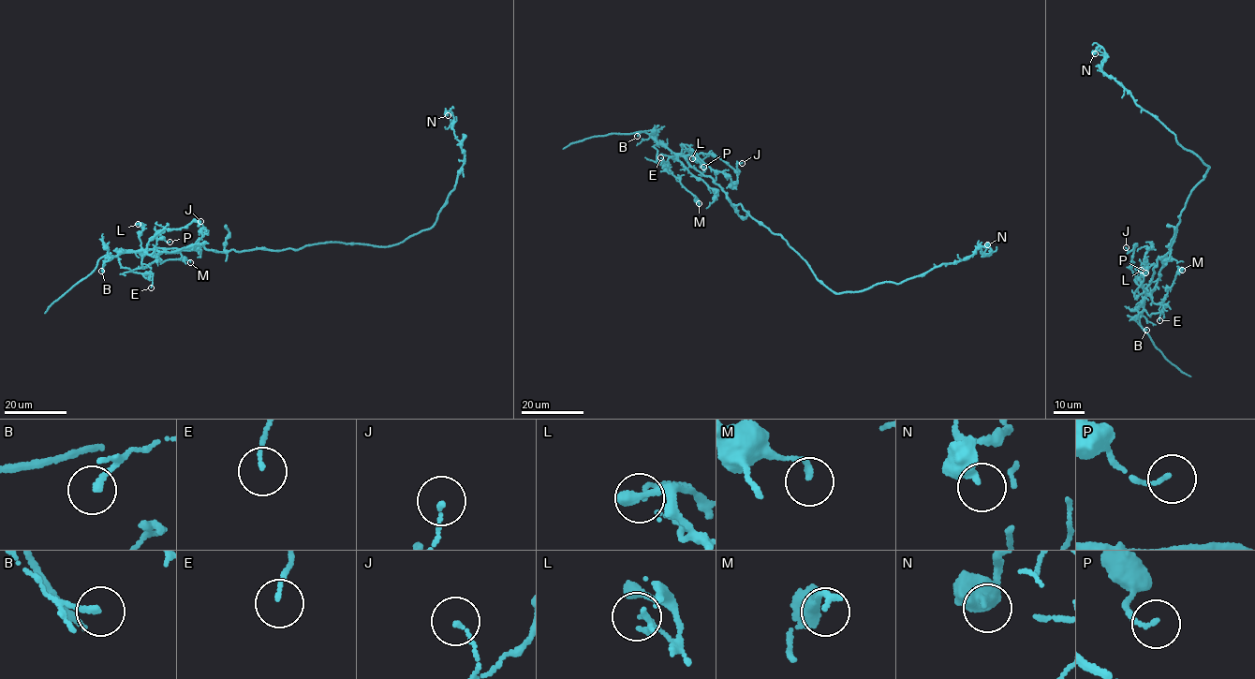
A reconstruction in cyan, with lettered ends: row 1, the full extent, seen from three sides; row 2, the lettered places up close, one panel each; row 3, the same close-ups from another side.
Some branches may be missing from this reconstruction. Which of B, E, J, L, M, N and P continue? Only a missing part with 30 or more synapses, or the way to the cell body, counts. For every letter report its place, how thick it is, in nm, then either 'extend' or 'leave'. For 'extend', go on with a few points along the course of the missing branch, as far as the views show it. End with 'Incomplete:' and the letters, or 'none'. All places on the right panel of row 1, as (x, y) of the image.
B: at (1146, 330); 170 nm thick; leave
E: at (1159, 320); 110 nm thick; leave
J: at (1126, 247); 120 nm thick; leave
L: at (1141, 270); 90 nm thick; leave
M: at (1182, 270); 170 nm thick; leave
N: at (1095, 53); 380 nm thick; leave
P: at (1145, 273); 120 nm thick; leave
Incomplete: none

